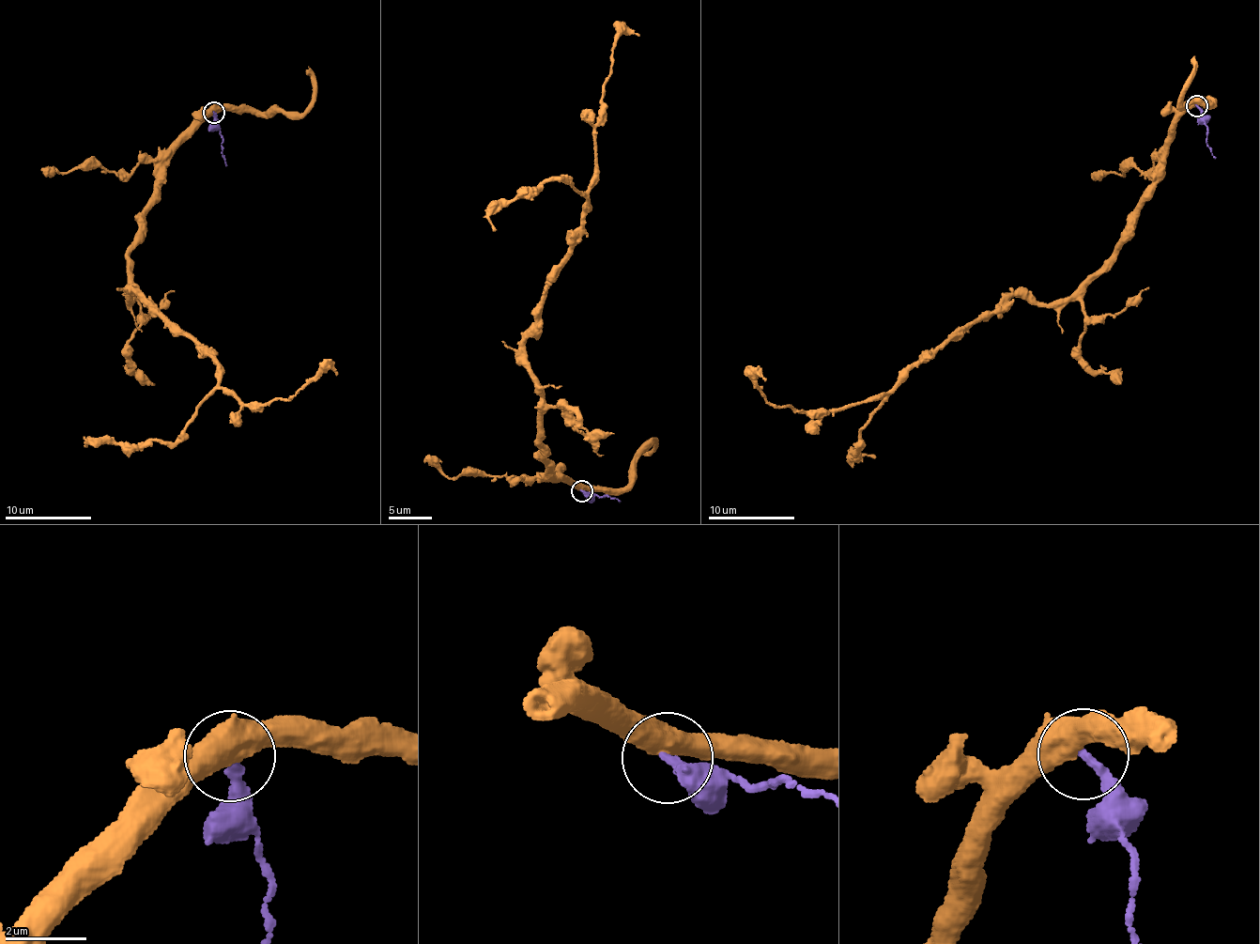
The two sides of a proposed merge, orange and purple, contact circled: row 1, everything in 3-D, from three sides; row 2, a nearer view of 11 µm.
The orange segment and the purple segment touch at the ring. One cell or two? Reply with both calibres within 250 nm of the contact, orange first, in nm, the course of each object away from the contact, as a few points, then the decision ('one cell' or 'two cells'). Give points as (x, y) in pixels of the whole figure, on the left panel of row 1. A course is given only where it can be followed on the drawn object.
550/240 nm | orange via (213, 111), (172, 155), (130, 251), (130, 300), (139, 292), (190, 335), (244, 404), (336, 376) | purple via (213, 113), (222, 139), (226, 165) | two cells

